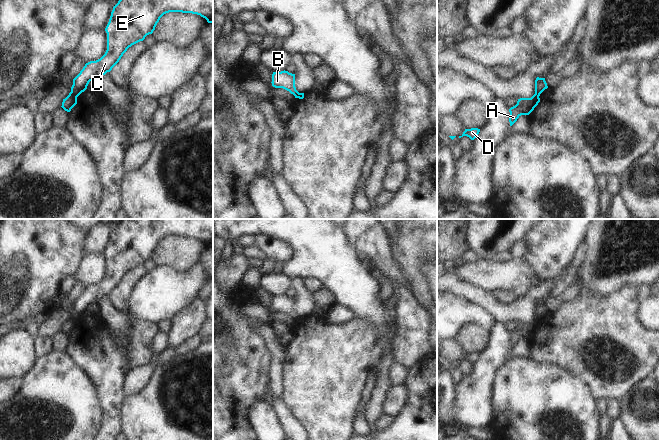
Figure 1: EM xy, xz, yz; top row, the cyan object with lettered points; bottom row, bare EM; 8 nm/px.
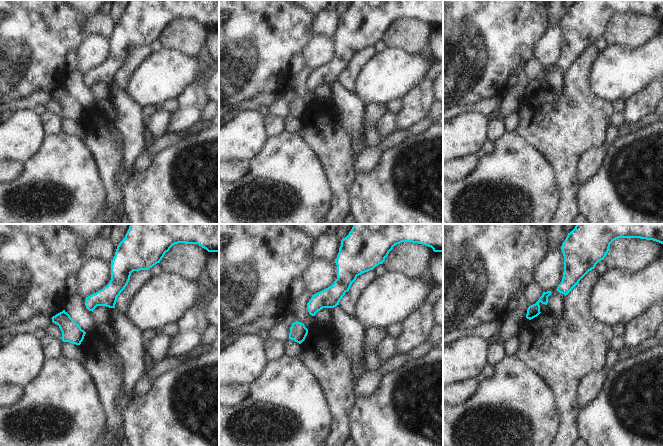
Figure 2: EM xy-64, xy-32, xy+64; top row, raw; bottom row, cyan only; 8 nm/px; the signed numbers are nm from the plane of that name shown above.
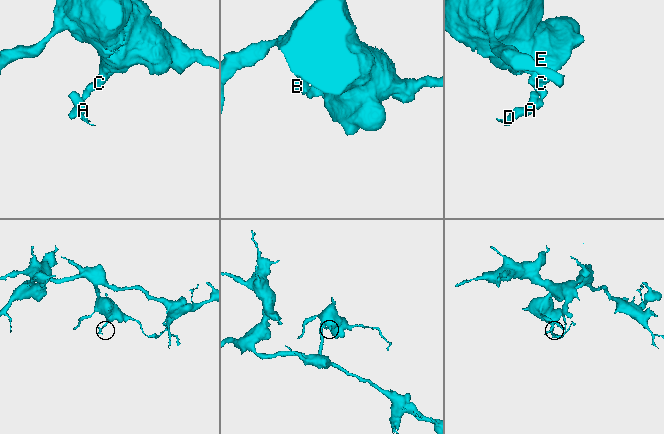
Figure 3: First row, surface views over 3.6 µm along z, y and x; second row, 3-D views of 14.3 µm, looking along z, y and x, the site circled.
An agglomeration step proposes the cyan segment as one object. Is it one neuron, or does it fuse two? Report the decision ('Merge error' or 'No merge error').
Merge error.

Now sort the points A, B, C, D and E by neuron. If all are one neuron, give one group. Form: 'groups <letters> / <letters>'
groups A B D / C E

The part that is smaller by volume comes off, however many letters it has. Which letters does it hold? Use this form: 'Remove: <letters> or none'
Remove: A, B, D

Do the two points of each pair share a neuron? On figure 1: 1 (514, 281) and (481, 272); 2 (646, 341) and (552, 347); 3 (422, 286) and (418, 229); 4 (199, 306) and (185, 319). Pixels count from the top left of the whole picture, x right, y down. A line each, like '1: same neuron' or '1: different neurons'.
1: same neuron
2: same neuron
3: same neuron
4: same neuron

